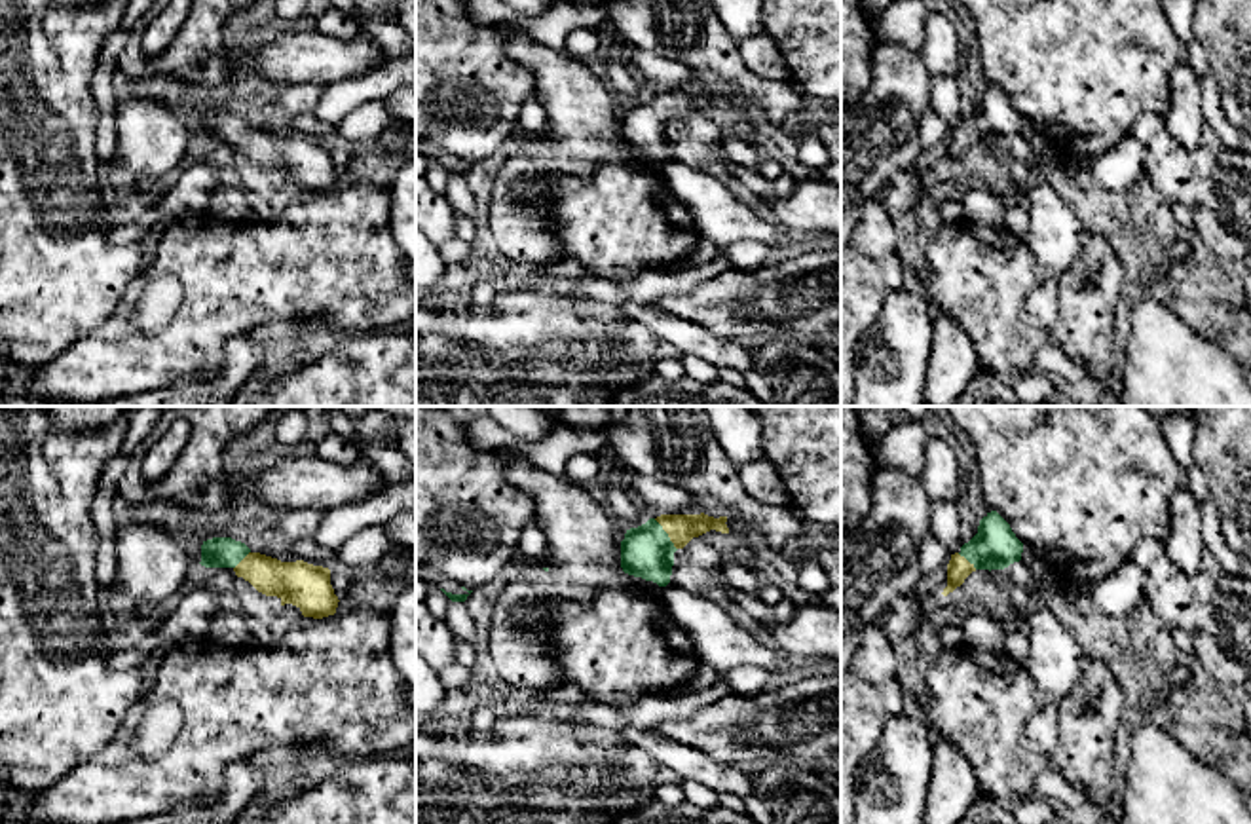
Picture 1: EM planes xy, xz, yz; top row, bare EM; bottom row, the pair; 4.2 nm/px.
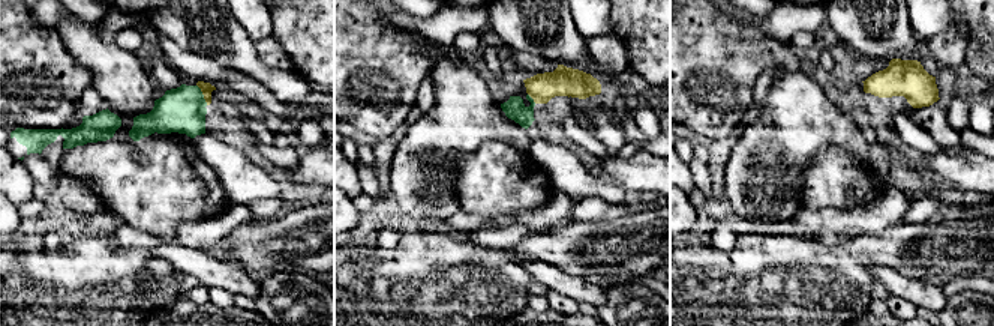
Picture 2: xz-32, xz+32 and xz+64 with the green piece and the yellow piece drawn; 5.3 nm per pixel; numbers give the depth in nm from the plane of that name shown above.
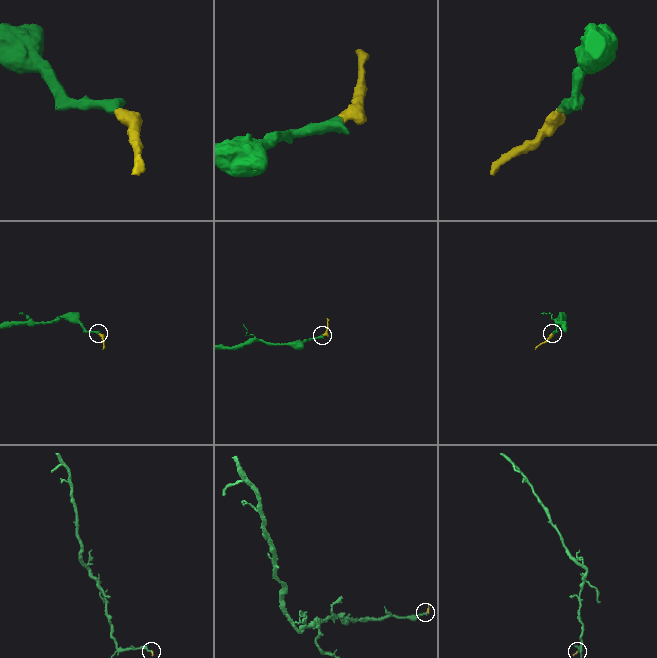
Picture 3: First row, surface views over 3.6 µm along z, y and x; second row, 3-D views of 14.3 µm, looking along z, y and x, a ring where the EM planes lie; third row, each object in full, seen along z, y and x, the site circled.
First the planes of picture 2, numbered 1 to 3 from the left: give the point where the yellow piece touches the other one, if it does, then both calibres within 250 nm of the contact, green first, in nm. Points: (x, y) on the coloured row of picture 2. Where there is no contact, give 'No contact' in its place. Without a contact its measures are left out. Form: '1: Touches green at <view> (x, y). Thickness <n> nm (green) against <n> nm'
1: Touches green at xz-32 (203, 95). Thickness 240 nm (green) against 60 nm
2: Touches green at xz+32 (531, 98). Thickness 120 nm (green) against 160 nm
3: No contact

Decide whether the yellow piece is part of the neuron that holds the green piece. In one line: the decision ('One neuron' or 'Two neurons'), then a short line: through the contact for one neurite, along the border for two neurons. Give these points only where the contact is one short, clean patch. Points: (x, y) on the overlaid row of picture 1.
One neuron. Line: xz (646, 551), (667, 534), (682, 528)

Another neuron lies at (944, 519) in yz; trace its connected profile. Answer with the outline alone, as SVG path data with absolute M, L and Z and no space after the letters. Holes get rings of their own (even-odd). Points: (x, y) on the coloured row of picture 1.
M932 501L930 534L953 554L961 552L961 516L957 513L955 501Z

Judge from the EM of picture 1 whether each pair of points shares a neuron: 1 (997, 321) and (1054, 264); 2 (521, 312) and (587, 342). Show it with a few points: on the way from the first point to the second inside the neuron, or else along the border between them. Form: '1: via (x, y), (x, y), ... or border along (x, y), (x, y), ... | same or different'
1: border along (1022, 240), (1048, 278) | different
2: via (538, 329), (551, 342), (570, 342) | same

